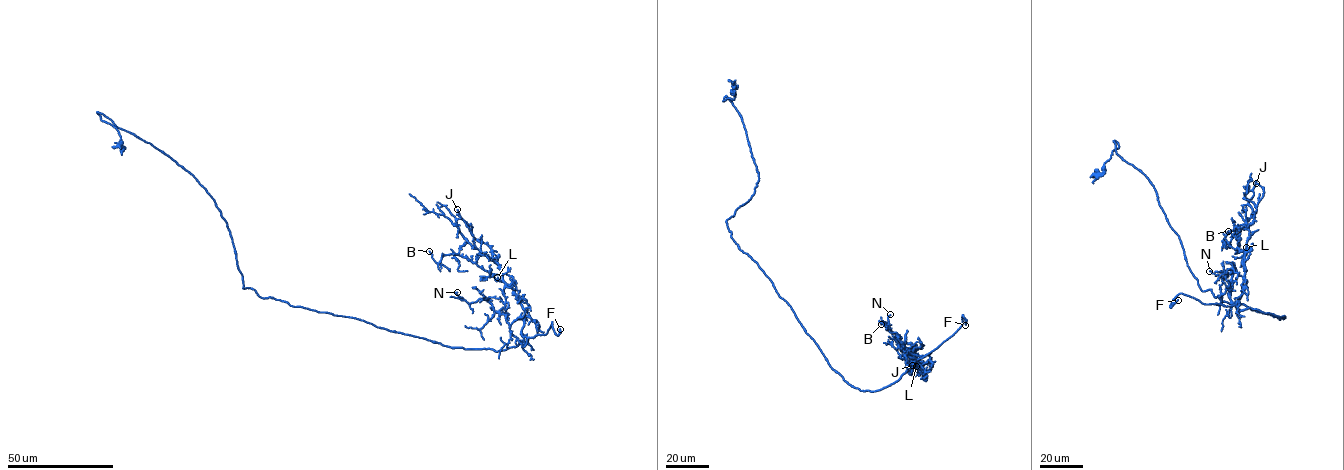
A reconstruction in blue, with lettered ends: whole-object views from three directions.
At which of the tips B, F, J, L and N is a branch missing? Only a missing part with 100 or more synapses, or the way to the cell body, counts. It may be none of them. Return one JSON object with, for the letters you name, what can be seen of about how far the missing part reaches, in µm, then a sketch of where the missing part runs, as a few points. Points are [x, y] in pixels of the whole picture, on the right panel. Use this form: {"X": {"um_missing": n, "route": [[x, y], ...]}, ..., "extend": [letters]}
{"F": {"um_missing": 35, "route": [[1178, 300], [1180, 294], [1189, 297], [1188, 309], [1194, 311], [1212, 302]]}, "extend": ["F"]}

